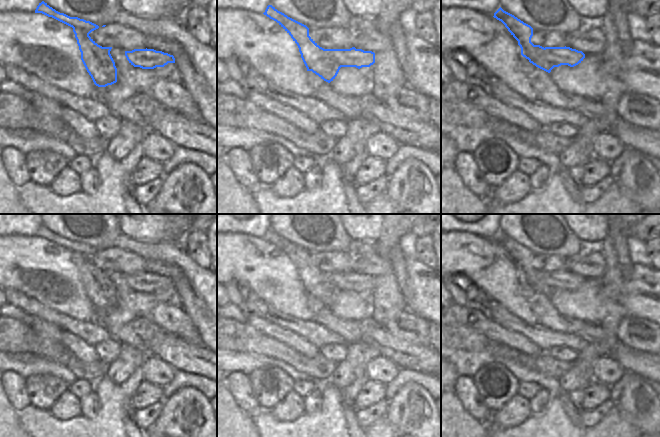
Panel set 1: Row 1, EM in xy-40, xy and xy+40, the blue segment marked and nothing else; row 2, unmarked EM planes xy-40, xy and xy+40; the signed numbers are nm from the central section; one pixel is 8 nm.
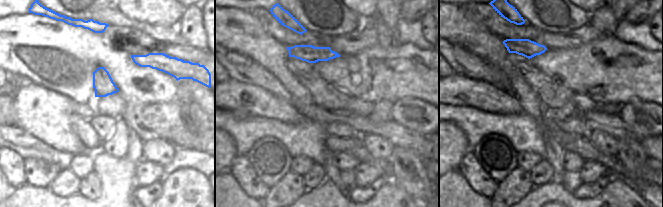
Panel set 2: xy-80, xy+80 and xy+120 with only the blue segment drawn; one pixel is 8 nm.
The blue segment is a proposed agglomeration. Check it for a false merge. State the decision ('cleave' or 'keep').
cleave

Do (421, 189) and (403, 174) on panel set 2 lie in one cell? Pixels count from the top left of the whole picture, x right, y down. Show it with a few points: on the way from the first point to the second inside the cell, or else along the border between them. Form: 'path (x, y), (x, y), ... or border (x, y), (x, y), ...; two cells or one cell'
path (417, 185), (407, 175); one cell

